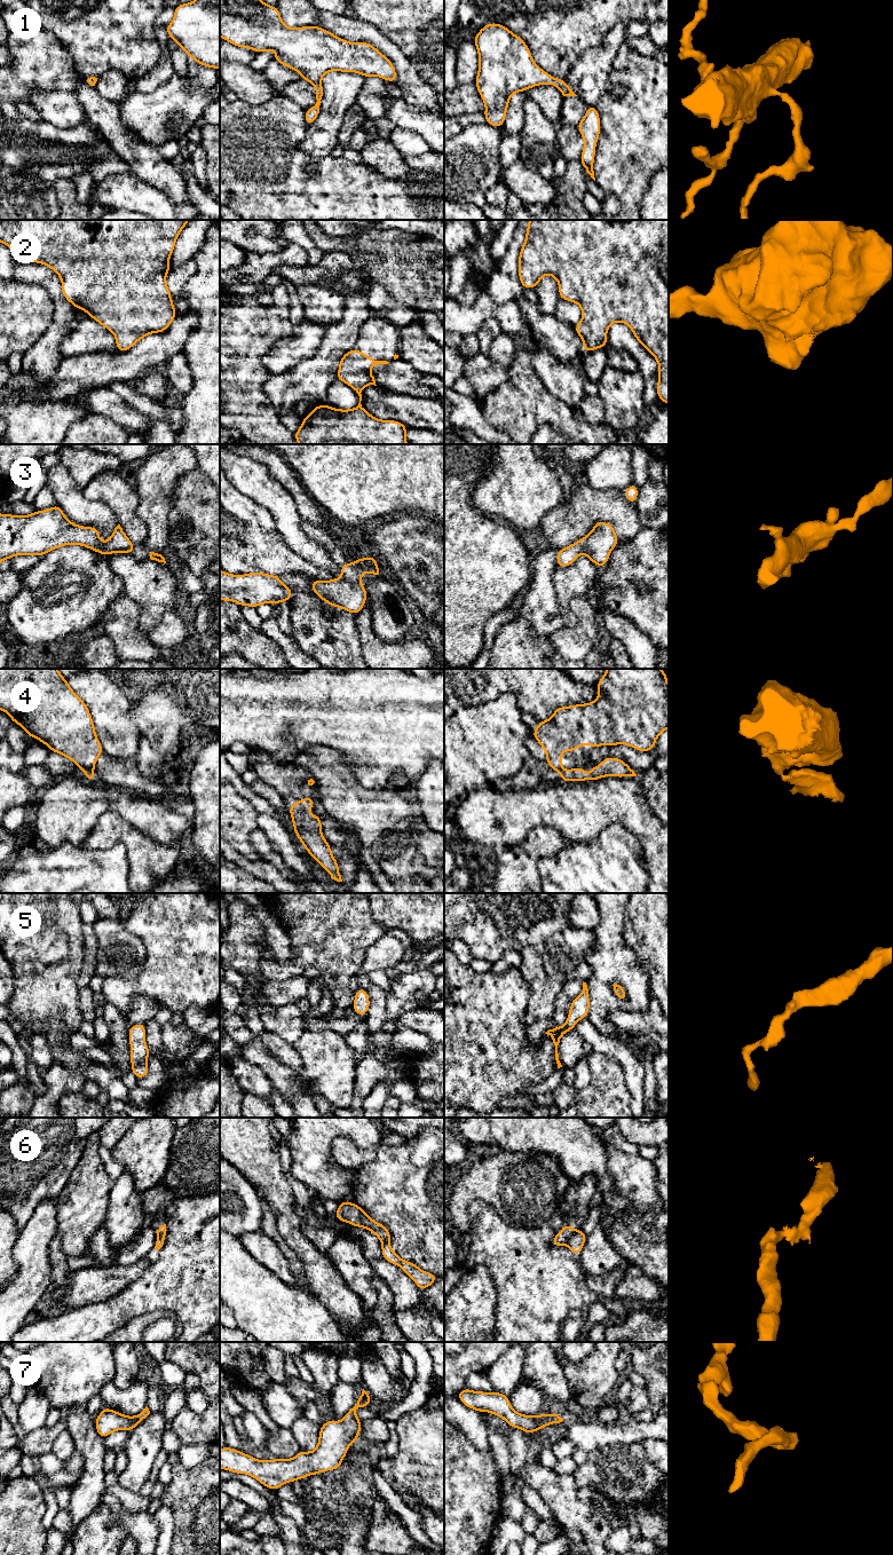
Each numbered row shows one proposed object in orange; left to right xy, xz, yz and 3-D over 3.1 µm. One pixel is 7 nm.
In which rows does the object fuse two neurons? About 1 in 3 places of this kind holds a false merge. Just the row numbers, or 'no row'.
4, 6

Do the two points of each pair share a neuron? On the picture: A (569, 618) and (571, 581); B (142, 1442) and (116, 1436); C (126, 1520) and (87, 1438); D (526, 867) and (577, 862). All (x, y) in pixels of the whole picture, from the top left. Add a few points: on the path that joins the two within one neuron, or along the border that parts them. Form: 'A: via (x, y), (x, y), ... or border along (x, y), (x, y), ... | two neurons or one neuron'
A: via (564, 609), (566, 590) | one neuron
B: border along (129, 1433), (123, 1447) | two neurons
C: border along (104, 1491), (100, 1502) | two neurons
D: border along (559, 851), (538, 861), (539, 881) | two neurons

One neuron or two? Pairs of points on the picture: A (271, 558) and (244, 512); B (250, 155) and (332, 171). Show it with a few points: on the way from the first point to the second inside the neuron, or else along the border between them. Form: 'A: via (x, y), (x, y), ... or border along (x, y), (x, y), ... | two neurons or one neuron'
A: via (260, 546), (252, 538), (252, 523) | one neuron
B: via (270, 159), (311, 160) | one neuron

